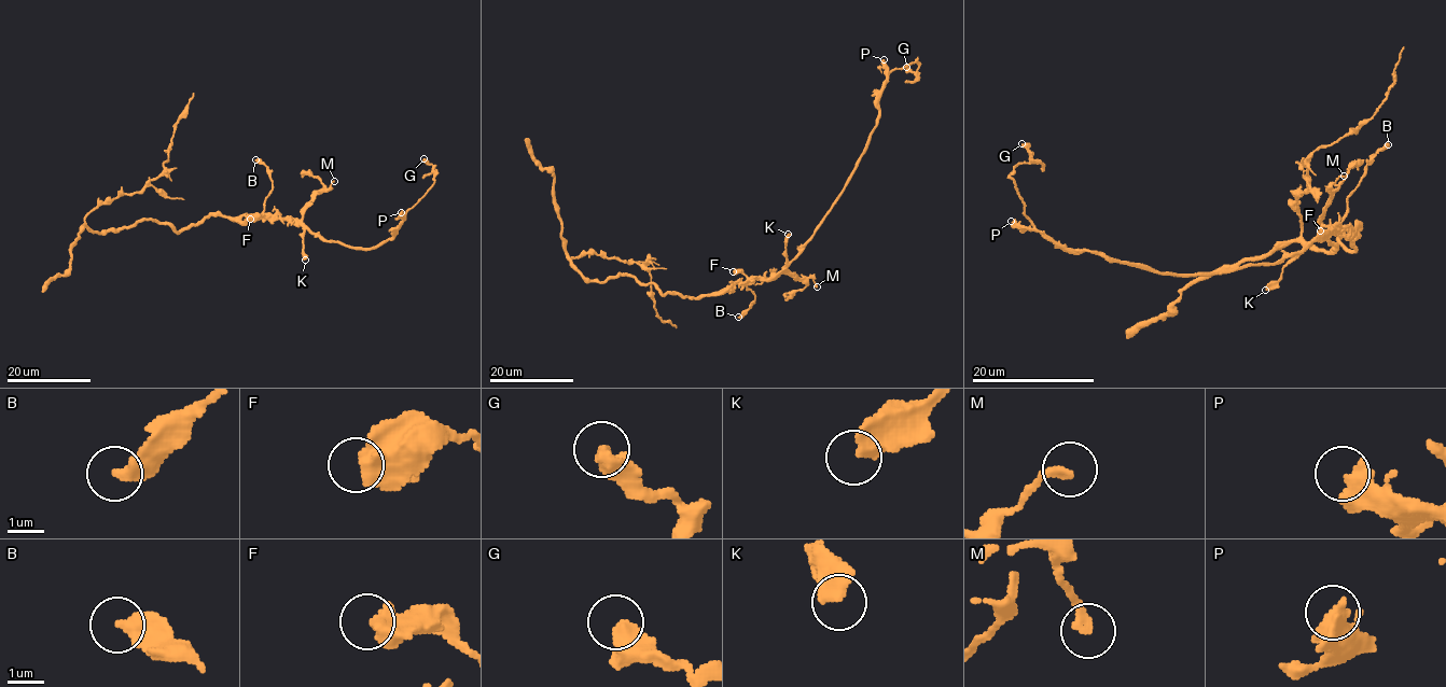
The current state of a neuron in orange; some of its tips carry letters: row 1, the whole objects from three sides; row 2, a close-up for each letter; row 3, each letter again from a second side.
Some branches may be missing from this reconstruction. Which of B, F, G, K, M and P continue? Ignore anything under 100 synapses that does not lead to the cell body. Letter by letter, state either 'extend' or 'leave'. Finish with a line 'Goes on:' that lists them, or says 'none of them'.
B: leave
F: leave
G: leave
K: leave
M: leave
P: extend
Goes on: P

